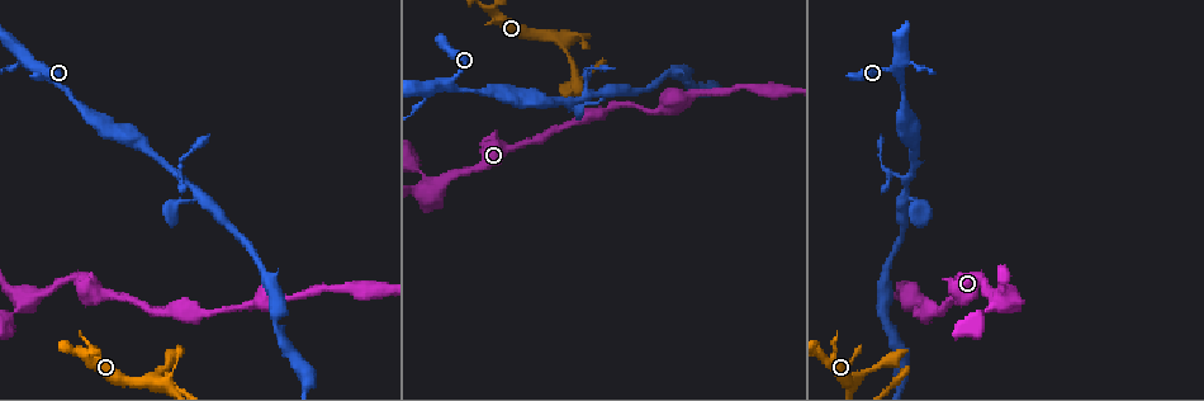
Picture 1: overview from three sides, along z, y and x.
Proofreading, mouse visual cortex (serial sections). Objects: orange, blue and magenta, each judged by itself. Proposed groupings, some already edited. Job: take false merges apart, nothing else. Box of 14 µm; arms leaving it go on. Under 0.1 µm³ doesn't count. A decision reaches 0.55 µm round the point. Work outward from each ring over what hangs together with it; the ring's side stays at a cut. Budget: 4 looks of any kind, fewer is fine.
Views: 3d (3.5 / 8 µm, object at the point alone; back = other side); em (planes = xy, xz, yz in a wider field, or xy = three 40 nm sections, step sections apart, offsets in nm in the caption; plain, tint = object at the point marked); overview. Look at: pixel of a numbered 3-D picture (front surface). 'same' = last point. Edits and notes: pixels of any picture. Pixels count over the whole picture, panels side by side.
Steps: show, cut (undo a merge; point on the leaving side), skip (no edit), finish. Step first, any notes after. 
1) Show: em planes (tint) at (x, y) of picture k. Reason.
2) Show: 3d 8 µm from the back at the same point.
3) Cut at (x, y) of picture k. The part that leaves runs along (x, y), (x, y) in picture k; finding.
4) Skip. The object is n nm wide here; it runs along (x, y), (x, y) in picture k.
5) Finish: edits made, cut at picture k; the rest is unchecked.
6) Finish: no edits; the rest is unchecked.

Show: 3d 3.5 µm from the back at (199, 198) of picture 1.

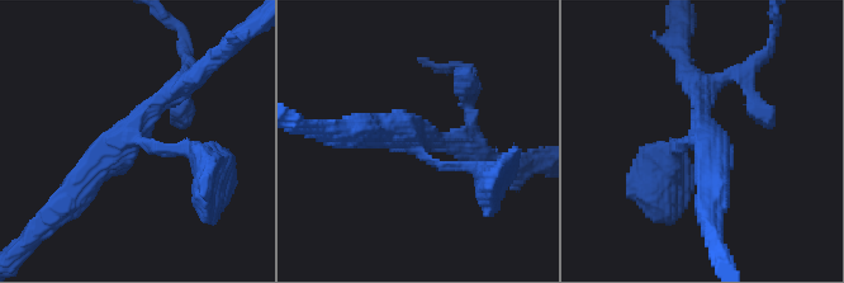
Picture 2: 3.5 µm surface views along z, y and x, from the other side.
Show: em xy step 1 (tint) at (414, 138) of picture 2. 3 arms meet here; the arms are 150, 250, 400 nm wide.

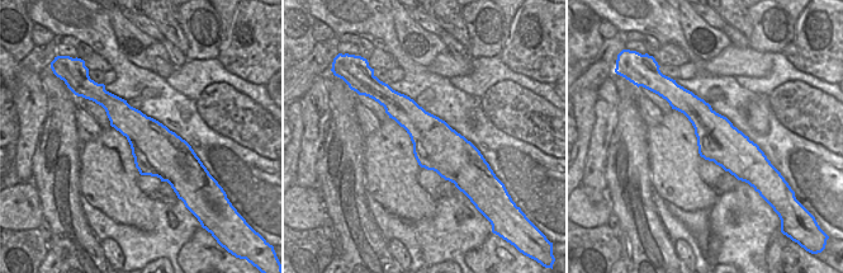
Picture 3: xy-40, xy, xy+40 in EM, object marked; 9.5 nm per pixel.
Skip. It runs along (191, 79), (148, 111), (71, 199) in picture 2; all the same cell.

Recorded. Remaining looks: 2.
Show: 3d 3.5 µm at (267, 278) of picture 1. Sudden change in width.

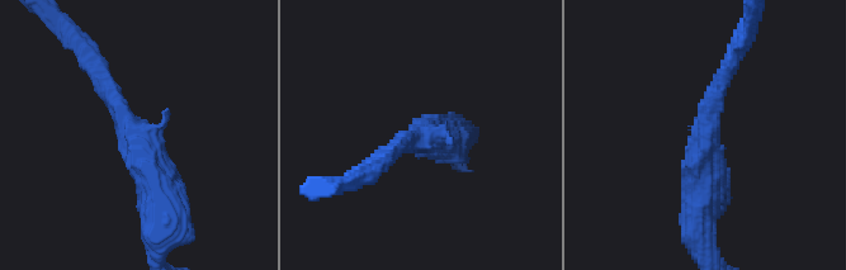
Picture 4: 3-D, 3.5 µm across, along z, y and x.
Show: em xy step 3 (tint) at (423, 136) of picture 4. The arms are 200, 500 nm wide.

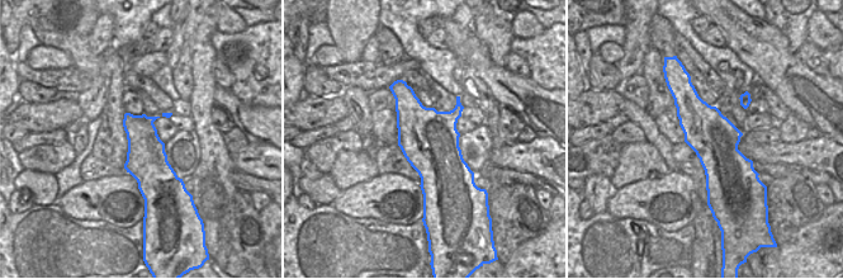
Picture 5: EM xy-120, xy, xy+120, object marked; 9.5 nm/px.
Skip. It runs along (98, 75), (141, 141), (160, 222) in picture 4; continuous, no second cell.

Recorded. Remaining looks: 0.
Finish: no edits; the rest is unchecked.

